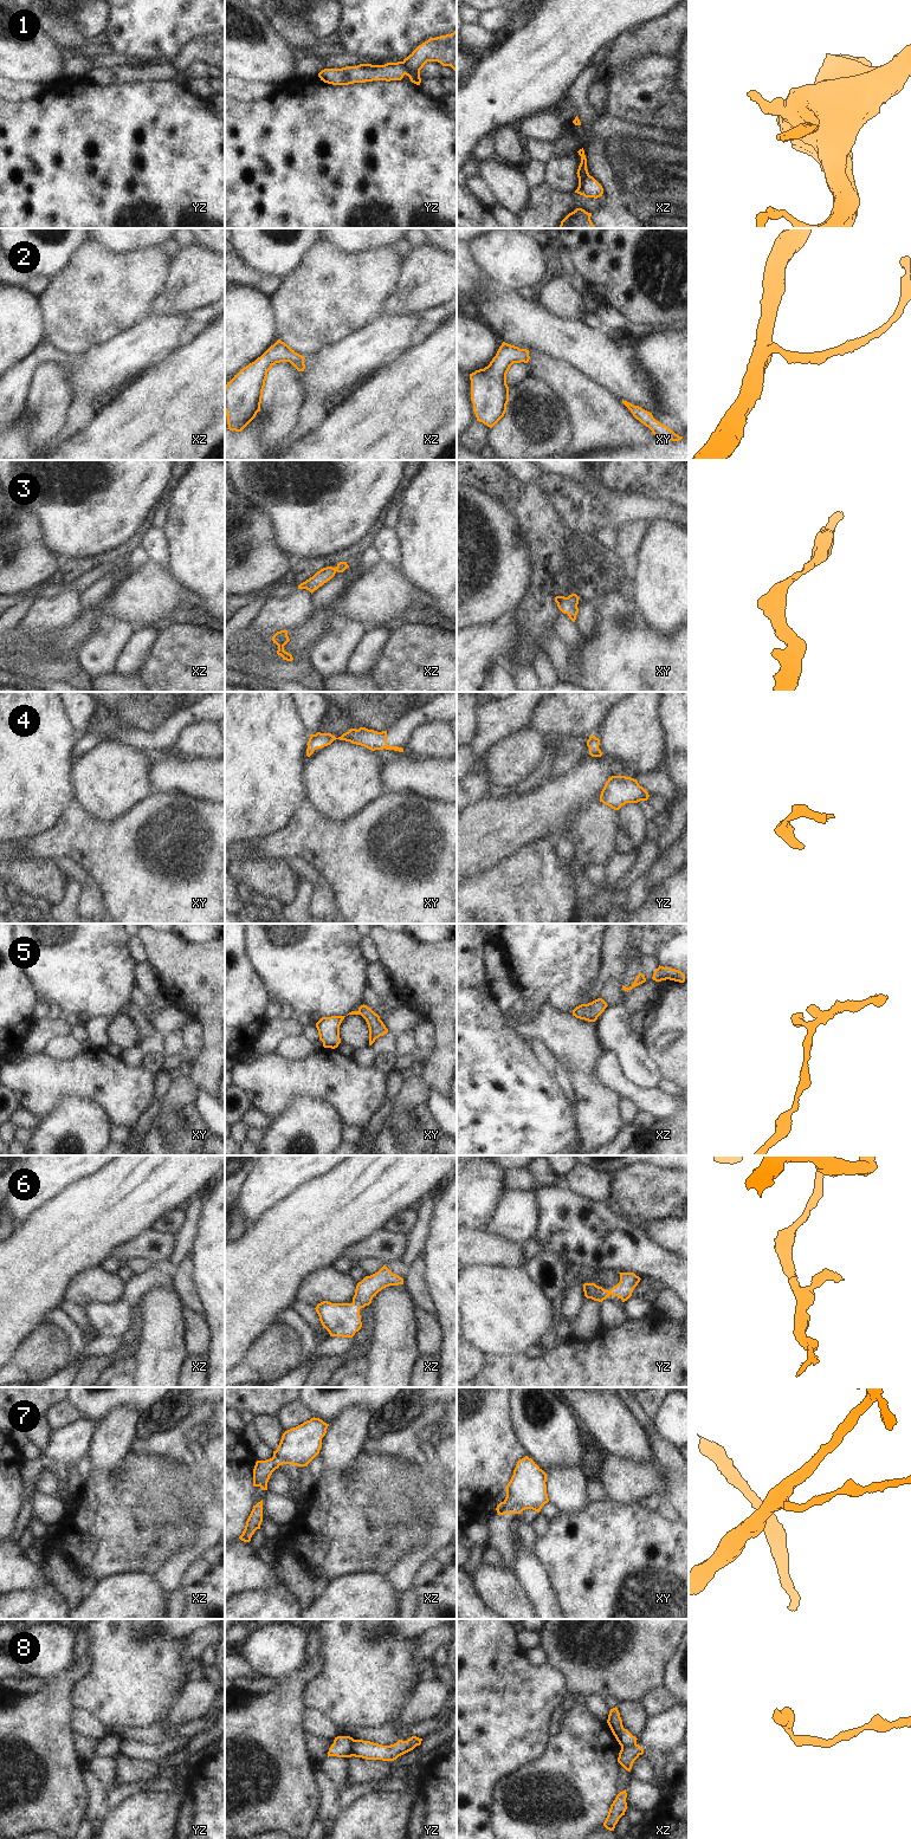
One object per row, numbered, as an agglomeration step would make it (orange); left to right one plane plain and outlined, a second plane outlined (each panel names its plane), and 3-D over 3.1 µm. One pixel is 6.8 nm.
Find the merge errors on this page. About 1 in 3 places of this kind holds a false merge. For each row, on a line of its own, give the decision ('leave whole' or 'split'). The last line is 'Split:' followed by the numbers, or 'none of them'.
1: split
2: leave whole
3: leave whole
4: leave whole
5: leave whole
6: leave whole
7: leave whole
8: split
Split: 1, 8

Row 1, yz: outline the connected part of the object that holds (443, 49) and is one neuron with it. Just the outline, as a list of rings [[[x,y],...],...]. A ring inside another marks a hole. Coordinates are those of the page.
[[[457,30],[451,34],[429,38],[403,59],[405,75],[412,83],[420,85],[420,70],[427,61],[438,61],[457,70]]]

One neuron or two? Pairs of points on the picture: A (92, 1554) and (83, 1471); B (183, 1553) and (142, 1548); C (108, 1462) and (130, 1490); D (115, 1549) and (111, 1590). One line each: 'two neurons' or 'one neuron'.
A: two neurons
B: two neurons
C: two neurons
D: two neurons

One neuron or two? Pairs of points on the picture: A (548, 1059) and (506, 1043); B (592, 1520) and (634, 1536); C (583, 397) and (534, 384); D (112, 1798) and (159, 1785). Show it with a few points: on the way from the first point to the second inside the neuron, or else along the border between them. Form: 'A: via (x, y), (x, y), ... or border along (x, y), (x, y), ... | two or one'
A: border along (528, 1043), (534, 1057), (549, 1075) | two
B: via (602, 1530), (608, 1536), (624, 1536) | one
C: border along (531, 375), (542, 379), (563, 401), (569, 413) | two
D: via (124, 1792), (147, 1787) | one

